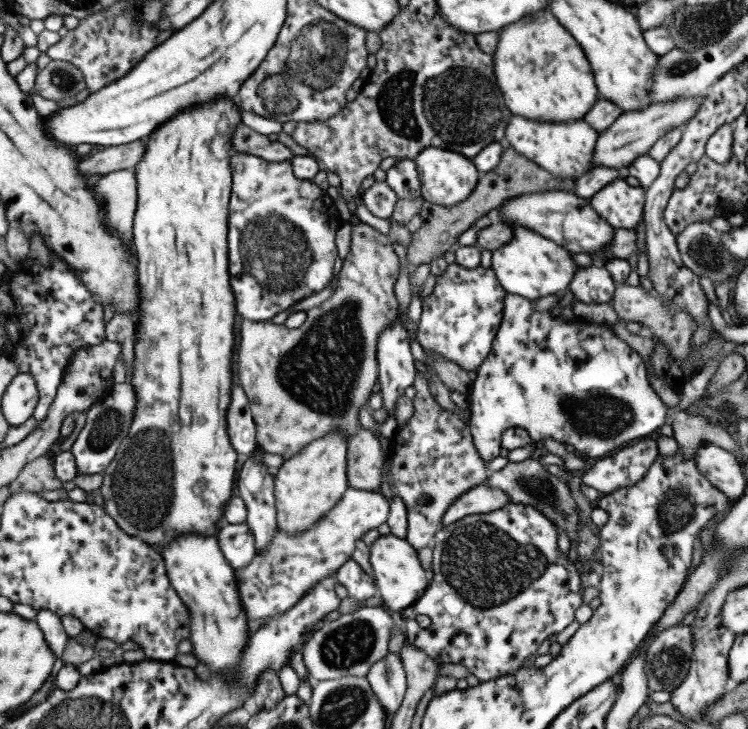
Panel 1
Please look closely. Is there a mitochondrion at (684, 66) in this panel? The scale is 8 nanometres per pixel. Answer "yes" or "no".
yes

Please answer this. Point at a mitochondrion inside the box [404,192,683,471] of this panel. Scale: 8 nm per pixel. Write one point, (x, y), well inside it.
(606, 414)

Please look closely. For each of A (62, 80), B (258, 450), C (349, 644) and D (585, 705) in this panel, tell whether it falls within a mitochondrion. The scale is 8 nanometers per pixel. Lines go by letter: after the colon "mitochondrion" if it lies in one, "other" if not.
A: mitochondrion
B: other
C: mitochondrion
D: other

